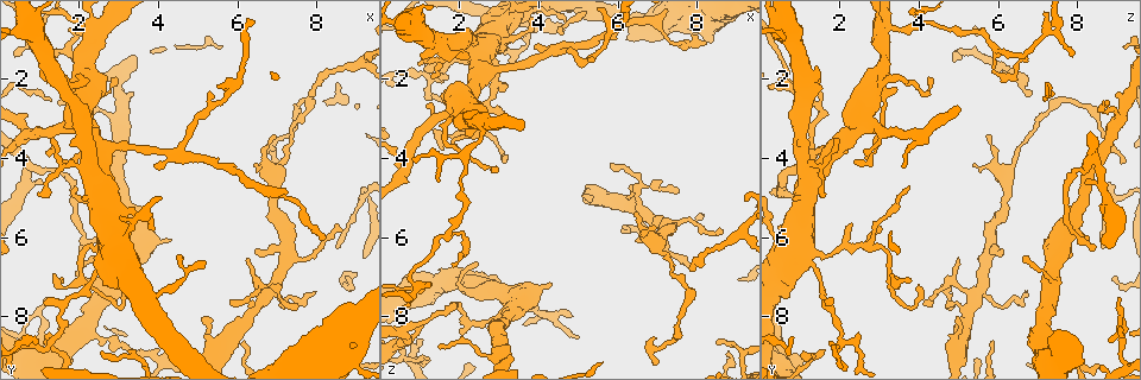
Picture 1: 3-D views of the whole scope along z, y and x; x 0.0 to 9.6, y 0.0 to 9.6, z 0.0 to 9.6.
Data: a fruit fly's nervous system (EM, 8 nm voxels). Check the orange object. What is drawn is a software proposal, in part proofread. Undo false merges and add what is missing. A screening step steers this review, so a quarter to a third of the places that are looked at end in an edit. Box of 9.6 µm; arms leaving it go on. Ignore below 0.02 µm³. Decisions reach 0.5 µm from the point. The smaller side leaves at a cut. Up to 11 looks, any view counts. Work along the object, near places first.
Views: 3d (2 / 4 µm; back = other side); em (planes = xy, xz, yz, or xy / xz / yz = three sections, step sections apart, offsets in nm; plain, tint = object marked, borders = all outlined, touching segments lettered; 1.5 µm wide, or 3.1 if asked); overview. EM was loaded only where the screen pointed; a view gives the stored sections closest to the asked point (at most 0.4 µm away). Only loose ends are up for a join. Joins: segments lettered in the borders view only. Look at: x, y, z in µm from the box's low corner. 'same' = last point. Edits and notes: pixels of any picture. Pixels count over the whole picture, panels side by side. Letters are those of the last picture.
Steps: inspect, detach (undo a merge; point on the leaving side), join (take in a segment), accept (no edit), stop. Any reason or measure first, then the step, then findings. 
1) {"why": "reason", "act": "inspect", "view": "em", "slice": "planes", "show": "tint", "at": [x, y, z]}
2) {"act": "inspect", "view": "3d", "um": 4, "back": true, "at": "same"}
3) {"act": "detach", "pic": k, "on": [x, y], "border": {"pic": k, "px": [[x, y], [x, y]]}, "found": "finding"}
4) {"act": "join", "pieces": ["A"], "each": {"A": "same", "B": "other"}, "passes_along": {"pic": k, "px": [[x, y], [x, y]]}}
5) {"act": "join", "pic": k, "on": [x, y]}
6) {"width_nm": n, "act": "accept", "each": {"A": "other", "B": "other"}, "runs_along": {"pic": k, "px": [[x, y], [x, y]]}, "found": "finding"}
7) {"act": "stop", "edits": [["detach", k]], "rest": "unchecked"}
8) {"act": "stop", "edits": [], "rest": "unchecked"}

{"why": "thin end", "act": "inspect", "view": "em", "slice": "xz", "step": 4, "show": "borders", "at": [7.55, 7.70, 4.85]}

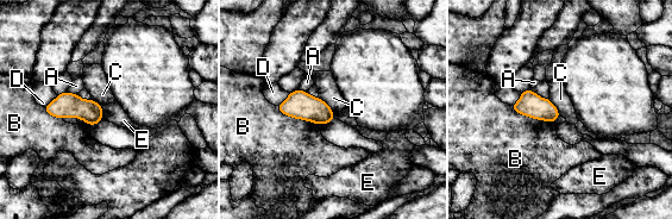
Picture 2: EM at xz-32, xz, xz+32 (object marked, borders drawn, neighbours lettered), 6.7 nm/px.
{"why": "cut it another way", "act": "inspect", "view": "em", "slice": "planes", "show": "borders", "at": "same"}

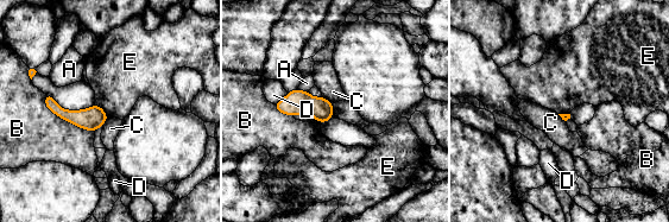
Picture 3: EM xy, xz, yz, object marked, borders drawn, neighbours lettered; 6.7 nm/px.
{"act": "accept", "each": {"A": "other", "B": "other", "C": "other", "D": "other", "E": "other"}, "border": {"pic": 3, "px": [[95, 103], [108, 116]]}, "found": "none of them fits"}

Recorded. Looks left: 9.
{"why": "thin end", "act": "inspect", "view": "3d", "um": 4, "at": [8.55, 5.70, 5.85]}

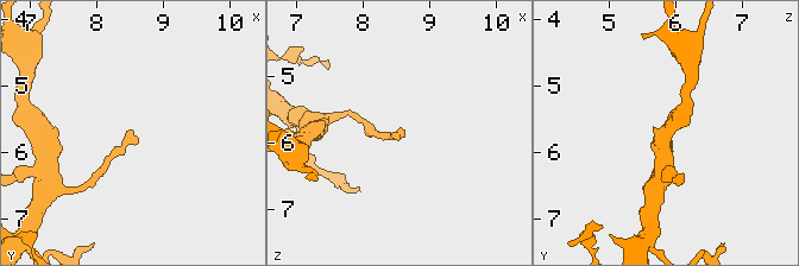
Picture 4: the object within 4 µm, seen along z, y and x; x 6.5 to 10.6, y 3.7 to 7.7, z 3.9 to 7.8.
{"act": "inspect", "view": "em", "slice": "xz", "step": 4, "show": "borders", "at": [8.55, 5.65, 5.85]}

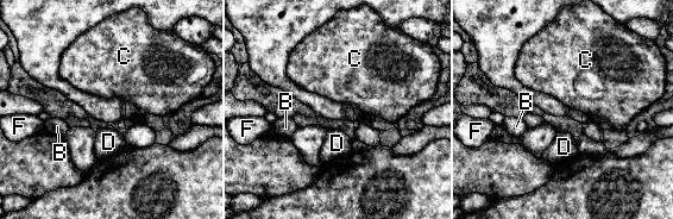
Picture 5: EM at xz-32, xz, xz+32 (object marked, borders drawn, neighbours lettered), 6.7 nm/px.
{"act": "inspect", "view": "em", "slice": "planes", "show": "borders", "at": "same"}

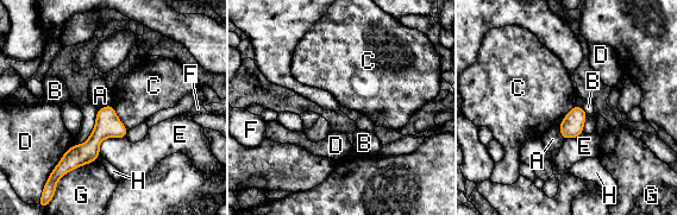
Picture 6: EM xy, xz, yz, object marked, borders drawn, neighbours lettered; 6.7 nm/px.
{"act": "accept", "each": {"A": "other", "B": "other", "C": "other", "D": "other", "E": "other", "F": "other", "G": "other", "H": "other"}, "runs_along": {"pic": 6, "px": [[108, 108], [107, 125], [66, 158]]}, "found": "none of them fits"}

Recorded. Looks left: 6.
{"why": "an open end", "act": "inspect", "view": "em", "slice": "yz", "step": 8, "show": "tint", "at": [6.85, 3.45, 5.65]}

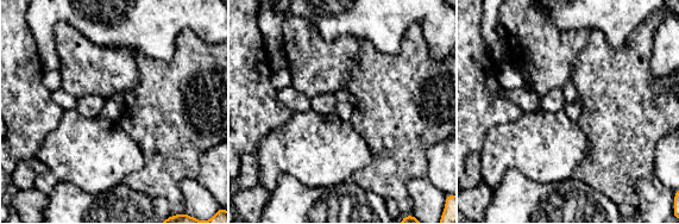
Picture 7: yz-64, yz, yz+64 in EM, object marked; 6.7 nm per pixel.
{"act": "inspect", "view": "em", "slice": "planes", "show": "borders", "at": "same"}

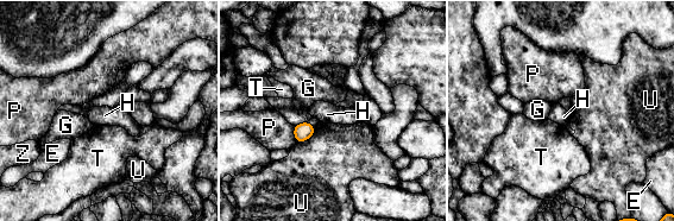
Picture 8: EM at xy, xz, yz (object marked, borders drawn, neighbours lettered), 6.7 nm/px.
{"width_nm": 120, "act": "accept", "each": {"E": "other", "G": "other", "H": "other", "P": "other", "T": "other", "U": "other", "Z": "other"}, "found": "none of them fits"}

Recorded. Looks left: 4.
{"why": "sharp bend", "act": "inspect", "view": "em", "slice": "xy", "step": 8, "show": "plain", "at": [0.75, 0.70, 7.50]}

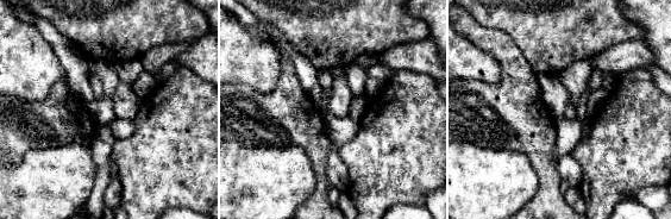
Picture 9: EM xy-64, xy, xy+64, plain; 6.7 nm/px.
{"why": "what lies round it", "act": "inspect", "view": "em", "slice": "xy", "step": 8, "show": "borders", "at": "same"}

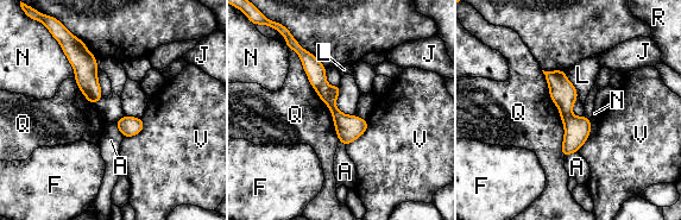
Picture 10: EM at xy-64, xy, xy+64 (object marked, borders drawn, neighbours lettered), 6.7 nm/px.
{"width_nm": 80, "act": "detach", "pic": 10, "on": [315, 70], "each": {"A": "other", "F": "other", "J": "other", "L": "other", "N": "other", "Q": "other", "R": "other", "V": "other"}, "part_leaving": {"pic": 10, "px": [[300, 51], [314, 68], [323, 96]]}, "found": "a second cell is stuck on"}

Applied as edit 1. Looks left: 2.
{"act": "inspect", "view": "overview"}

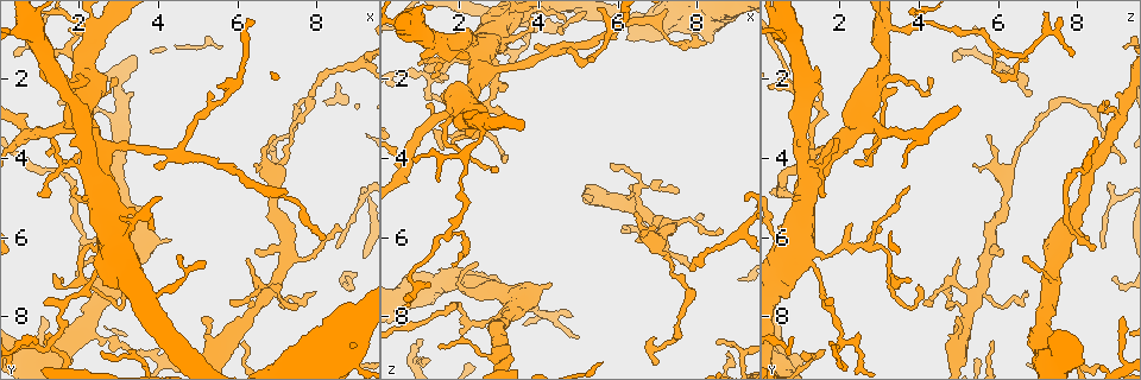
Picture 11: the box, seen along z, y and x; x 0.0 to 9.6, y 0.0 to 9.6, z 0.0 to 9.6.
{"why": "sharp bend", "act": "inspect", "view": "em", "slice": "xy", "step": 4, "show": "borders", "at": [3.50, 9.05, 1.30]}

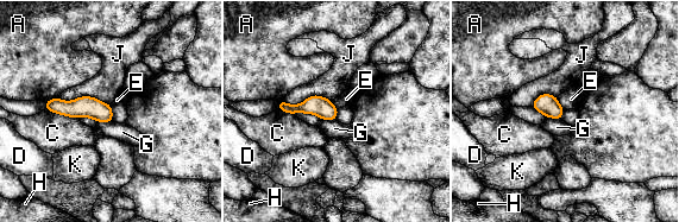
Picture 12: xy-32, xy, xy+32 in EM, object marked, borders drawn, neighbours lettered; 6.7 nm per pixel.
{"width_nm": 140, "act": "accept", "each": {"A": "other", "C": "other", "D": "other", "E": "other", "G": "other", "H": "other", "J": "other", "K": "other"}, "border": {"pic": 12, "px": [[111, 106], [113, 120]]}, "found": "continuous, no second cell"}

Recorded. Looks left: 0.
{"act": "stop", "edits": [["detach", 10]], "rest": "unchecked"}

